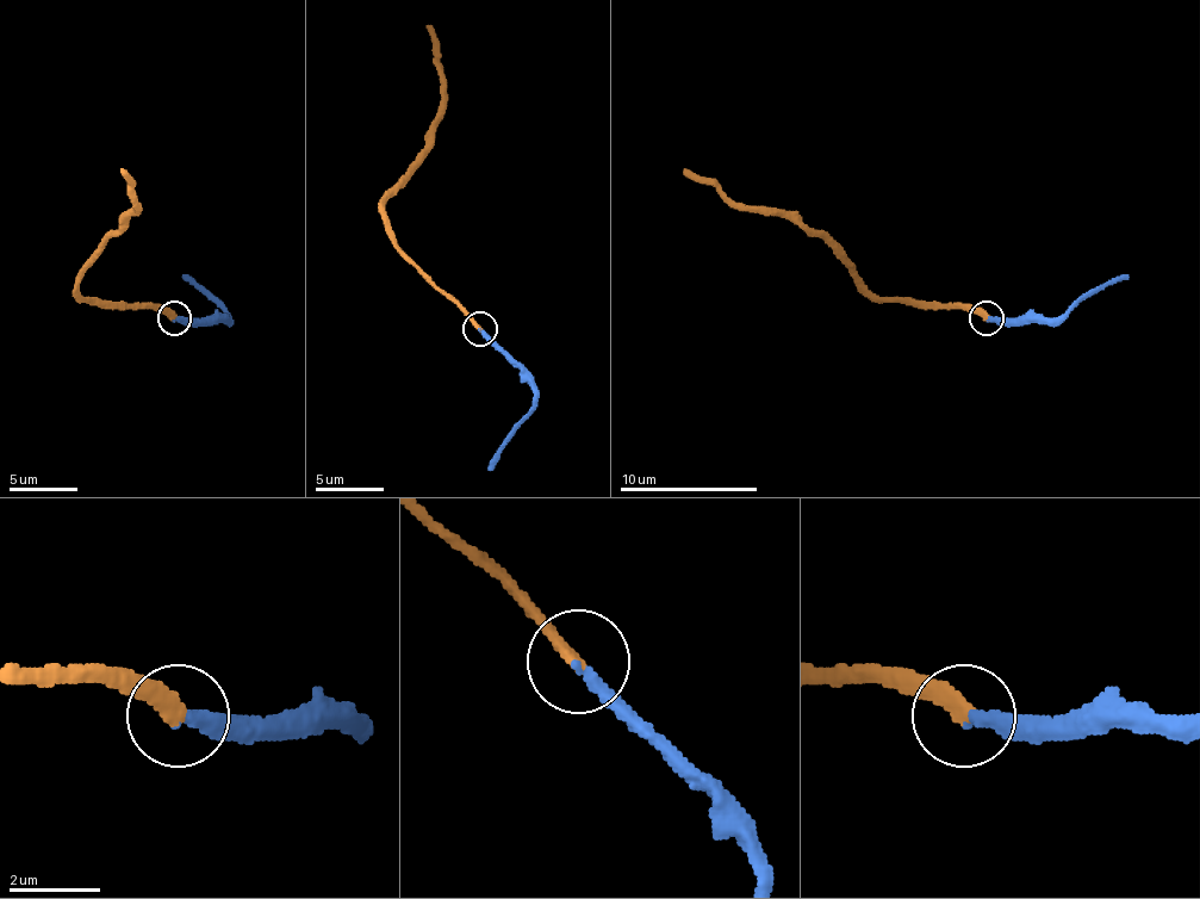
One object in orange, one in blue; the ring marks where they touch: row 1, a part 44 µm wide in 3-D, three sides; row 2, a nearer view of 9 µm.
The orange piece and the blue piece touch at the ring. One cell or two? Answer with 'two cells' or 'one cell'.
one cell

